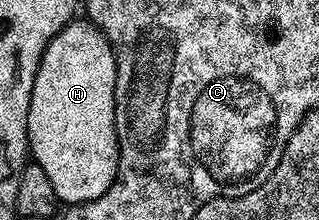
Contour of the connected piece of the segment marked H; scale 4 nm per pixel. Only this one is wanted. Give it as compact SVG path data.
M85 17L65 26L39 61L27 113L28 154L47 173L62 204L95 201L117 180L116 76L115 53L107 37Z

